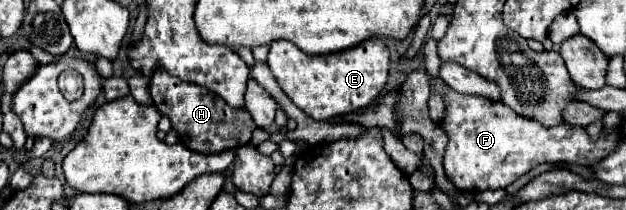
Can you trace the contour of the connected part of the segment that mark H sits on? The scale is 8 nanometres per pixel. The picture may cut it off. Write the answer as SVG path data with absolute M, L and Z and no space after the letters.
M163 68L155 70L155 74L151 76L151 96L155 108L161 114L169 116L171 126L179 132L179 140L195 152L213 154L229 148L239 148L251 142L251 134L257 128L245 108L231 108L223 100L219 100L219 96L207 92L207 88L187 84L185 80L175 80L175 76L169 76Z

